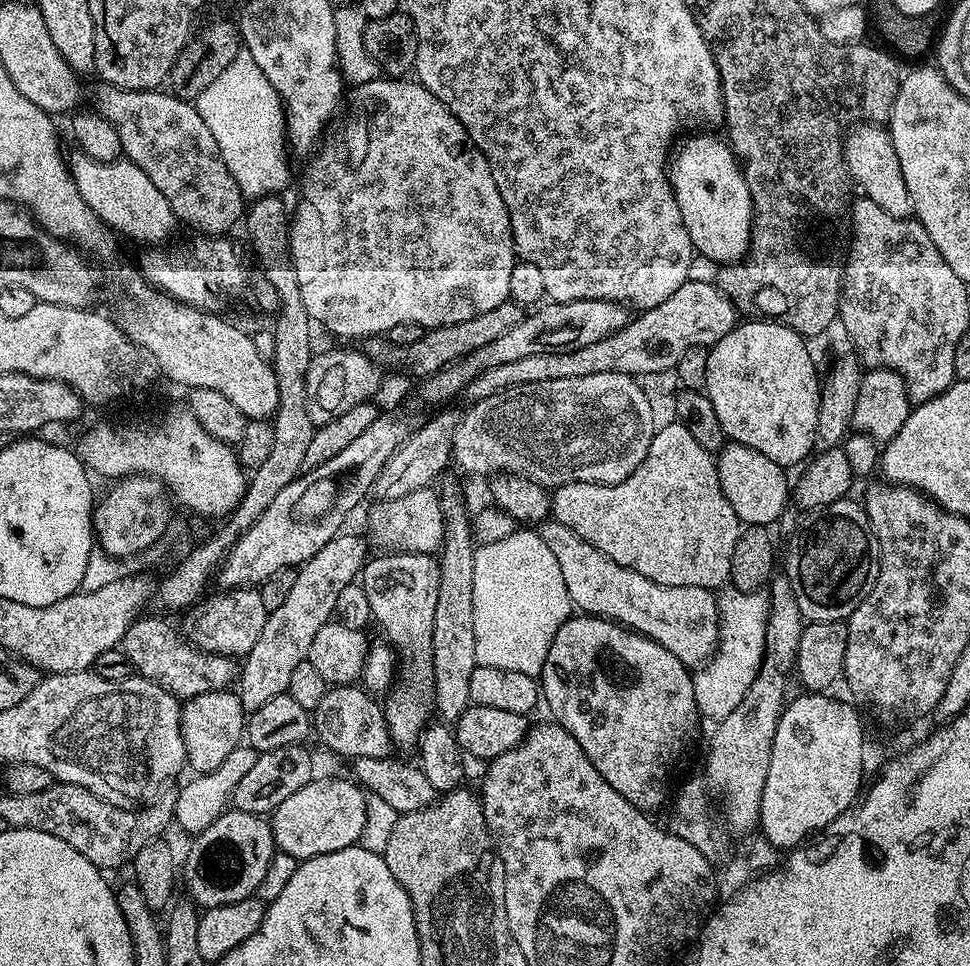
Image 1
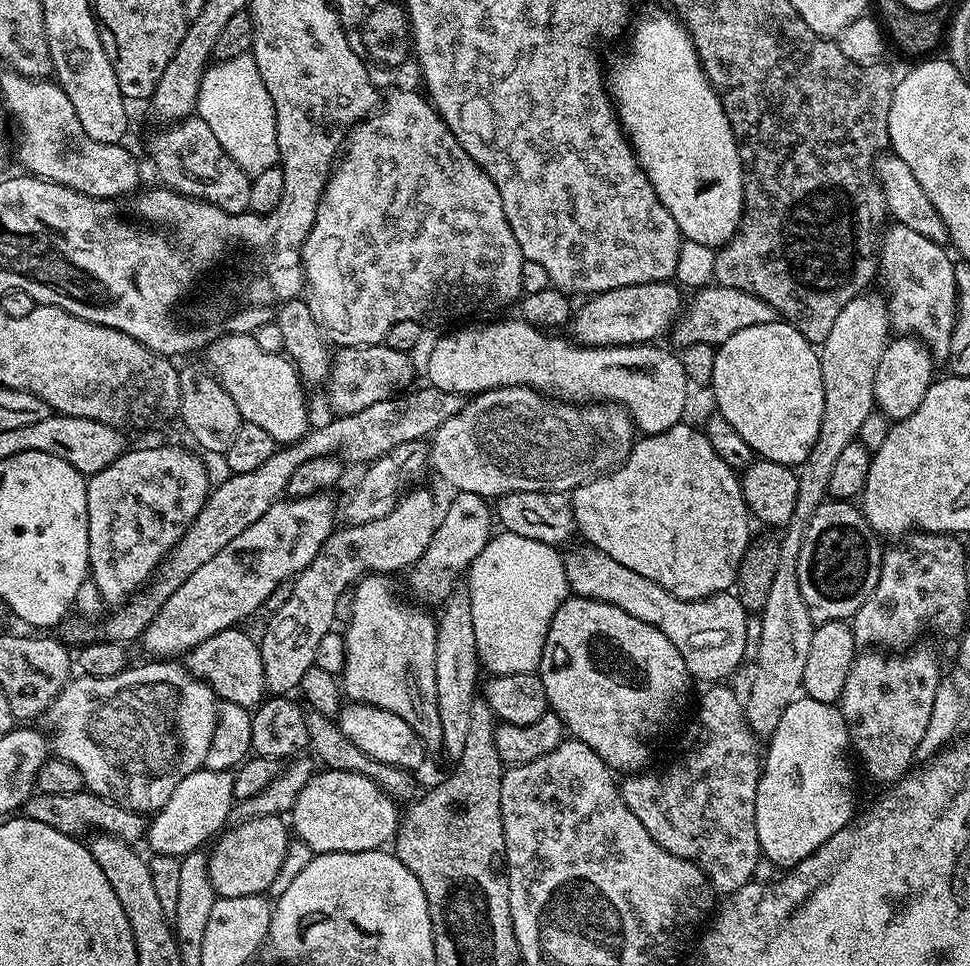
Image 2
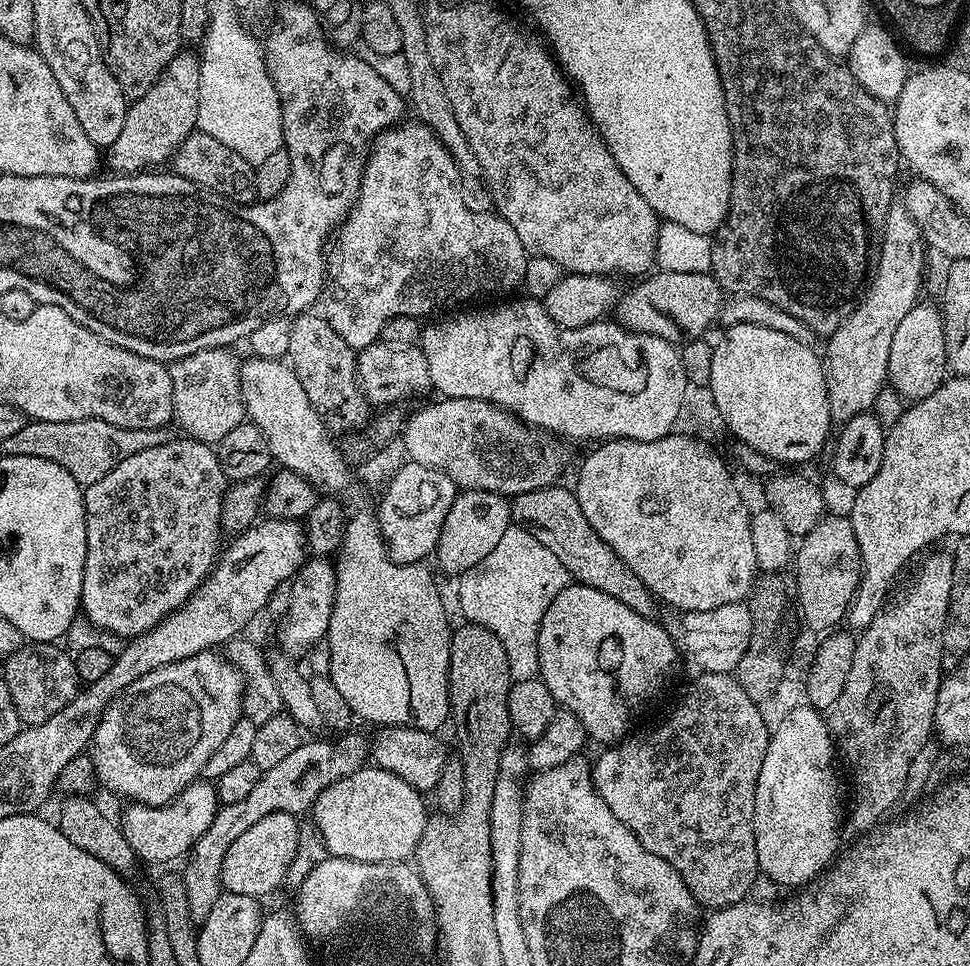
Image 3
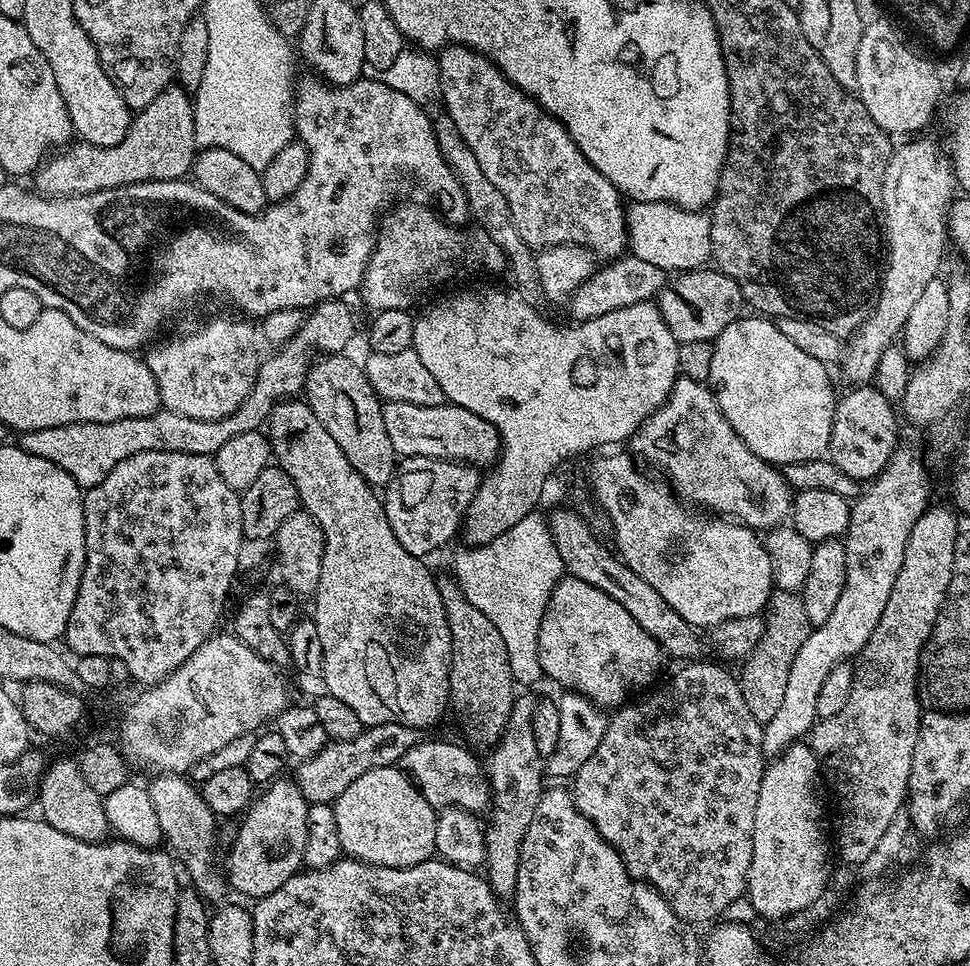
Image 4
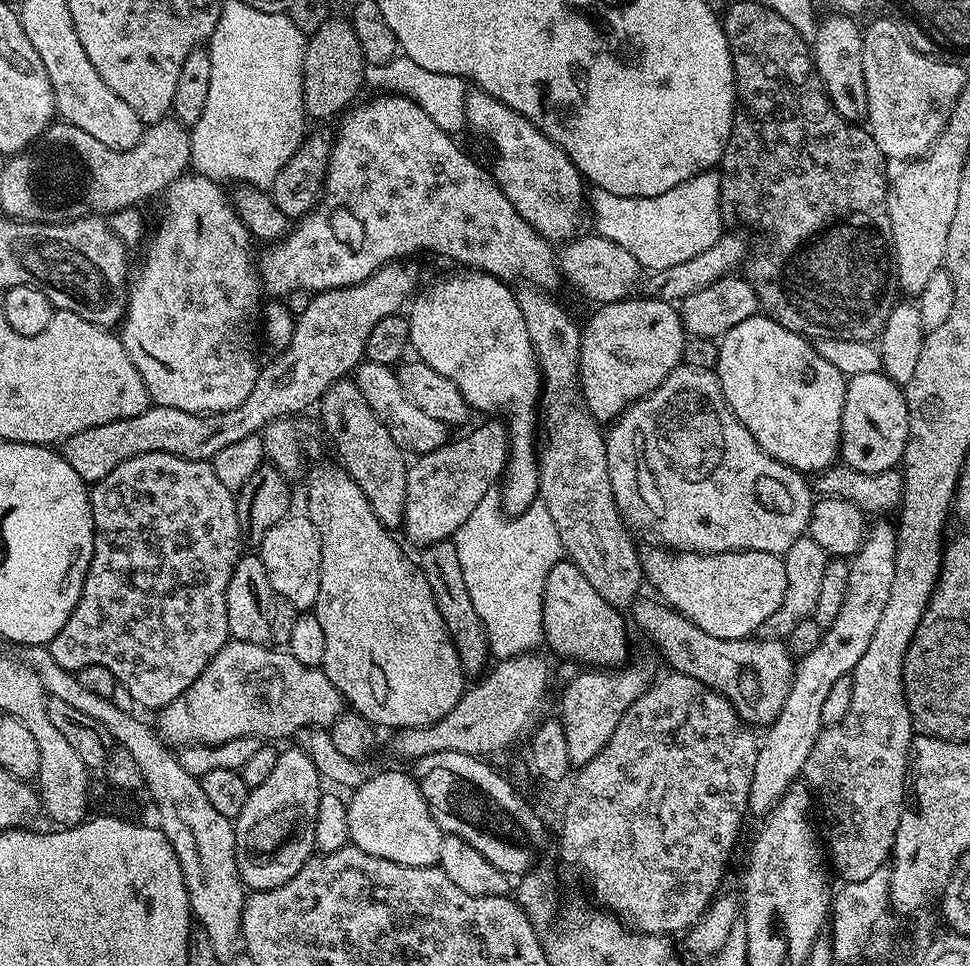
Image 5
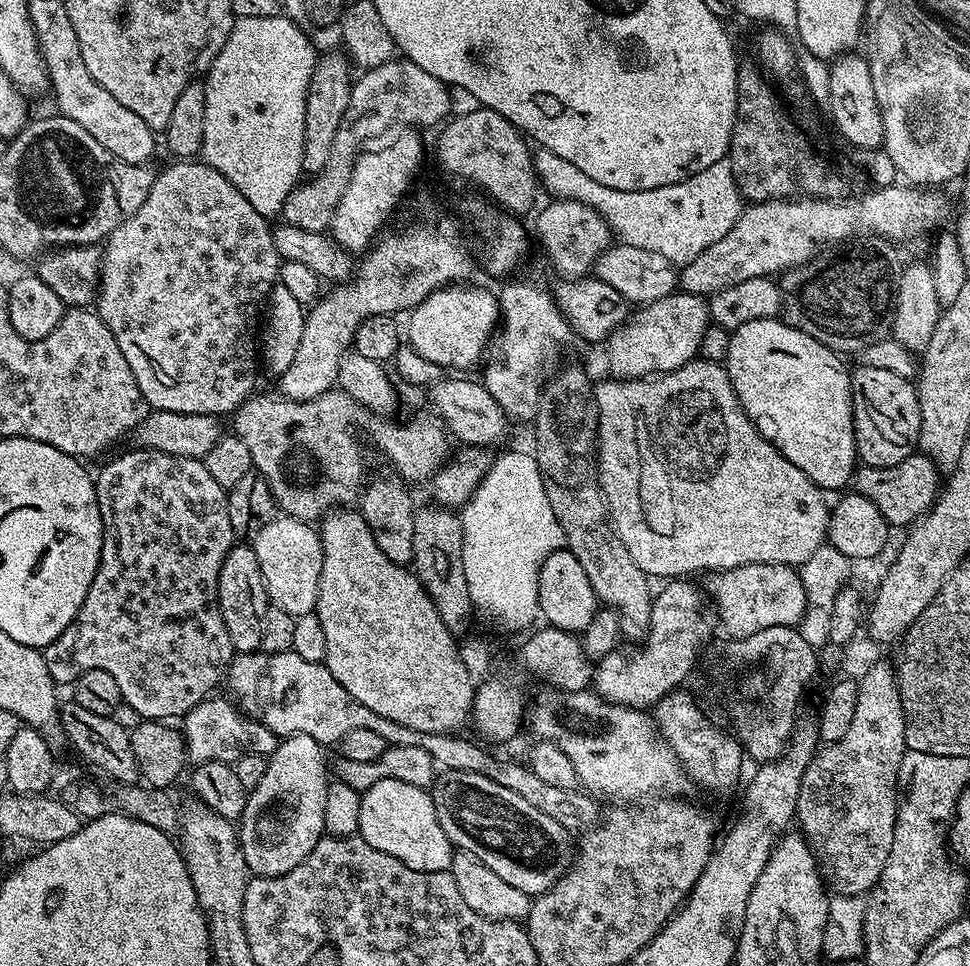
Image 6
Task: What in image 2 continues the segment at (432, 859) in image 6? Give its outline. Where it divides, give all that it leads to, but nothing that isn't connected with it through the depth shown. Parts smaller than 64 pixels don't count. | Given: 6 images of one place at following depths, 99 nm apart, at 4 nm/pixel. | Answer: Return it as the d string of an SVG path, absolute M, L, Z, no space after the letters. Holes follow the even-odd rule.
M317 771L302 786L302 794L294 802L290 813L290 828L295 839L306 842L314 854L322 852L369 852L375 848L383 849L384 844L393 839L400 826L401 813L396 813L397 801L388 796L370 778L353 772Z

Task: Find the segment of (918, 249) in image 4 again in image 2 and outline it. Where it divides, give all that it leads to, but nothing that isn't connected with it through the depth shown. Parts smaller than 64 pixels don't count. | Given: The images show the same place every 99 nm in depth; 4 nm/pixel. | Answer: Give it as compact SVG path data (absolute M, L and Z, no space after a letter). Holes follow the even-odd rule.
M868 295L855 296L850 302L846 302L846 306L842 306L830 334L826 334L823 344L818 348L824 387L822 426L818 426L818 438L814 446L810 446L810 454L806 454L796 472L798 502L794 502L794 514L783 529L784 537L779 537L778 540L780 557L774 582L771 583L764 609L758 616L760 639L754 644L756 673L748 688L748 700L746 696L743 701L744 717L760 738L772 735L778 726L778 718L782 718L784 708L797 699L804 683L806 657L810 651L814 627L810 610L806 610L806 602L802 598L802 586L798 586L798 554L804 528L808 525L808 517L814 514L814 510L818 510L818 506L828 496L830 474L834 474L834 466L838 466L842 450L846 450L846 446L853 444L859 437L862 422L870 418L876 403L874 374L878 370L878 362L882 362L884 348L890 339L890 325L885 297Z

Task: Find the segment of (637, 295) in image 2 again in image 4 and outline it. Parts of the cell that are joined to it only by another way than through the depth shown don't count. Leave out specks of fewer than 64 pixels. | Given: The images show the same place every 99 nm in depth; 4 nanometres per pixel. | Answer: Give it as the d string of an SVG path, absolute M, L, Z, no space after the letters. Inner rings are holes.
M705 266L673 275L670 283L659 294L658 307L674 338L685 344L715 341L722 330L730 326L730 322L740 319L746 305L742 290L738 282L734 282L734 278L715 267Z

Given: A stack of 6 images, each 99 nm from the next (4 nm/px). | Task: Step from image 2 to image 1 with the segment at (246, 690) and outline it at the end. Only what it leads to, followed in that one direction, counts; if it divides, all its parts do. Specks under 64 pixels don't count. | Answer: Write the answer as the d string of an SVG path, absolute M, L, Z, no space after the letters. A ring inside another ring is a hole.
M139 617L122 641L123 655L139 675L162 685L179 700L225 691L237 681L240 666L233 657L204 652L182 636L180 638L164 619L146 617Z

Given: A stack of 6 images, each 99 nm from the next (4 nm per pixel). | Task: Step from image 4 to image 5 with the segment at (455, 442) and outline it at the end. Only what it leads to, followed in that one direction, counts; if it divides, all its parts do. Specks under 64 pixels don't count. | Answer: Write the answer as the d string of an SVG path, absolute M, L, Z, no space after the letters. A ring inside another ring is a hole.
M361 363L355 369L354 379L359 393L366 399L370 410L374 410L374 414L378 414L382 426L386 426L386 430L390 430L390 438L394 438L394 442L398 442L398 446L403 448L405 453L432 452L436 448L441 448L449 439L449 425L438 422L438 418L430 418L430 414L426 414L423 410L418 410L418 406L414 406L414 402L410 402L410 398L406 398L396 377L396 372L389 365Z

